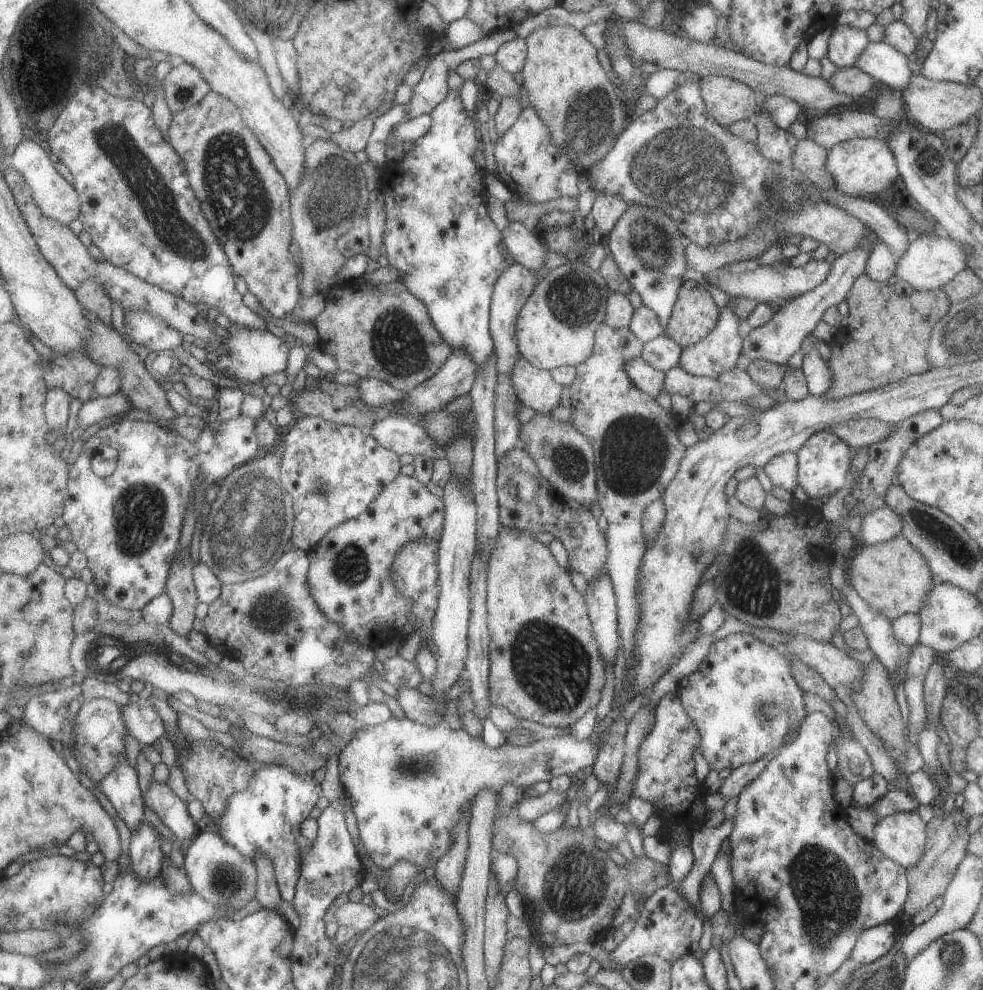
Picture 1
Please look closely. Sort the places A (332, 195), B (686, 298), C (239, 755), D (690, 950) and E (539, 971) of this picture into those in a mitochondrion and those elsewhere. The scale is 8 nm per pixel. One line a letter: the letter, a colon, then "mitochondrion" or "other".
A: mitochondrion
B: other
C: other
D: other
E: other

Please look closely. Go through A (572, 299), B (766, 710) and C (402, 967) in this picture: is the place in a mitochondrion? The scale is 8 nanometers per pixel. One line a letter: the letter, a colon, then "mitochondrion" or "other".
A: mitochondrion
B: mitochondrion
C: mitochondrion

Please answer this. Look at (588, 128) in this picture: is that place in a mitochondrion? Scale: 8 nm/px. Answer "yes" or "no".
yes

